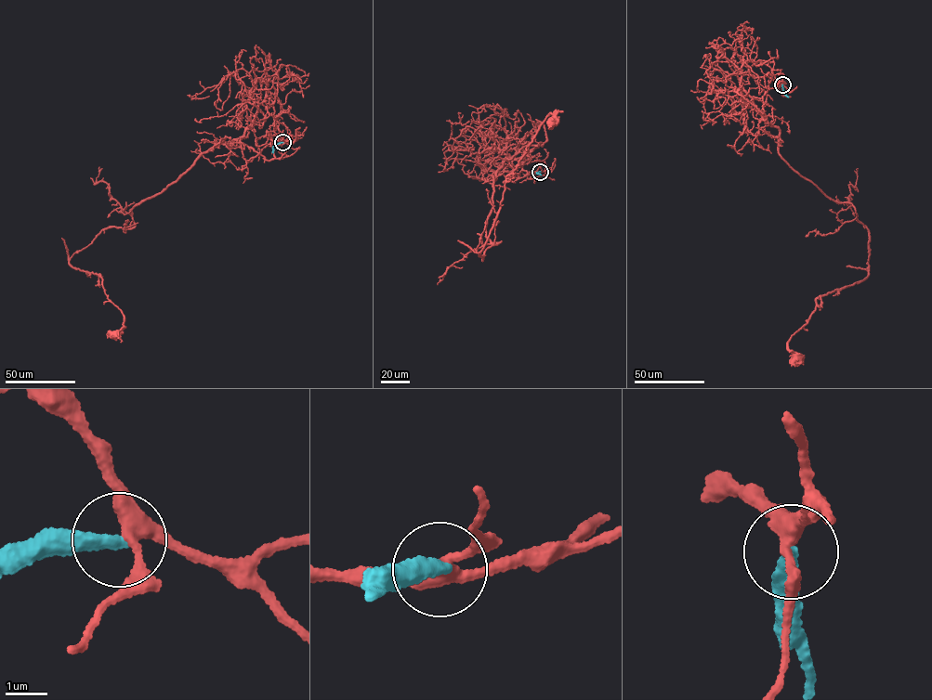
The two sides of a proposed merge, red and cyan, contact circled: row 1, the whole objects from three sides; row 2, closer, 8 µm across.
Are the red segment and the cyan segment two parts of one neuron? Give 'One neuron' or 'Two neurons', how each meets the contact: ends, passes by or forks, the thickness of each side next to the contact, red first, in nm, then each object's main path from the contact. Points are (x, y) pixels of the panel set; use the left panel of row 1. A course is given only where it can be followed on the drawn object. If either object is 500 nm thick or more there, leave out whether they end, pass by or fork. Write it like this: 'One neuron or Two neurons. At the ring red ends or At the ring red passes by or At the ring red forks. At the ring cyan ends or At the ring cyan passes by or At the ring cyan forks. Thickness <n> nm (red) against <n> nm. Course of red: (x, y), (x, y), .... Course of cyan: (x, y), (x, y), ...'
Two neurons. At the ring red forks. At the ring cyan ends. Thickness 320 nm (red) against 360 nm. Course of red: (282, 142), (269, 92), (242, 136), (130, 209), (135, 226), (73, 254), (122, 313), (113, 334). Course of cyan: (282, 142), (273, 147), (273, 153)

